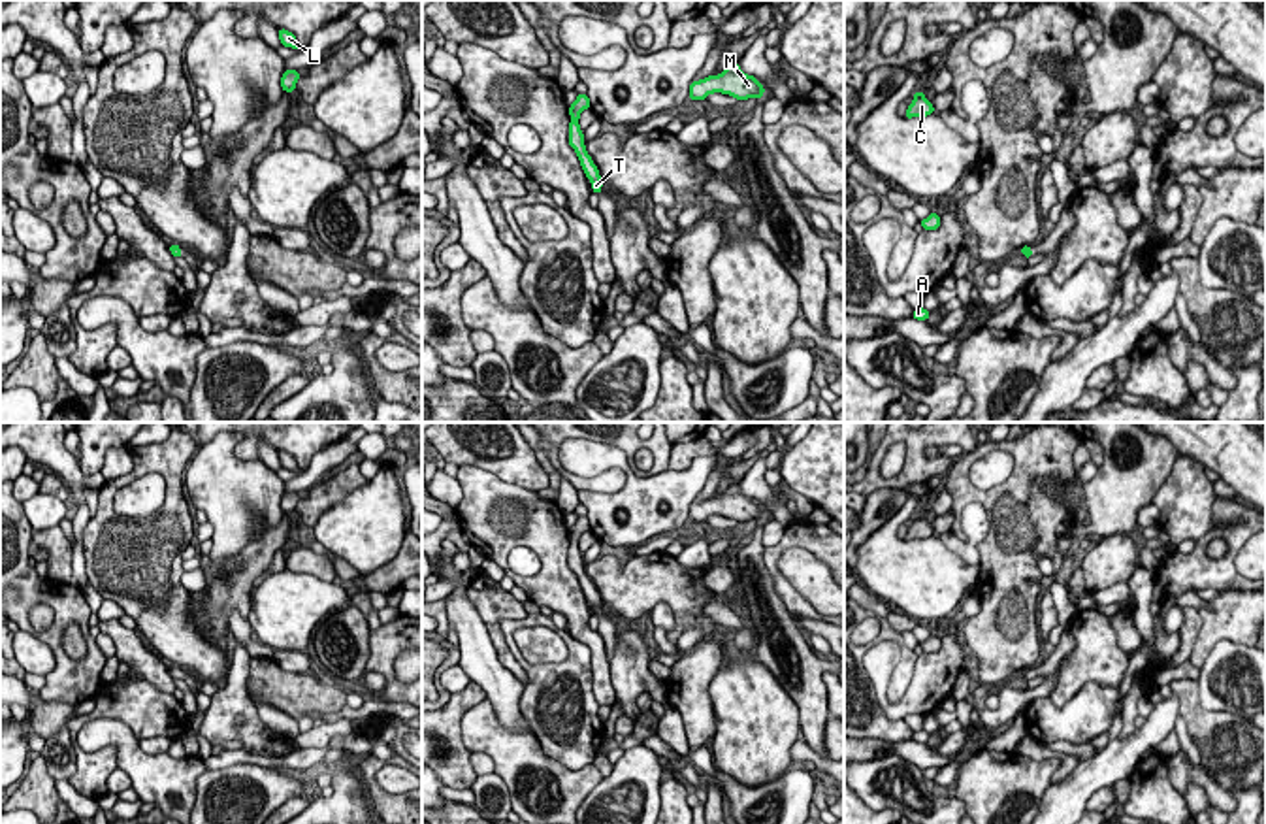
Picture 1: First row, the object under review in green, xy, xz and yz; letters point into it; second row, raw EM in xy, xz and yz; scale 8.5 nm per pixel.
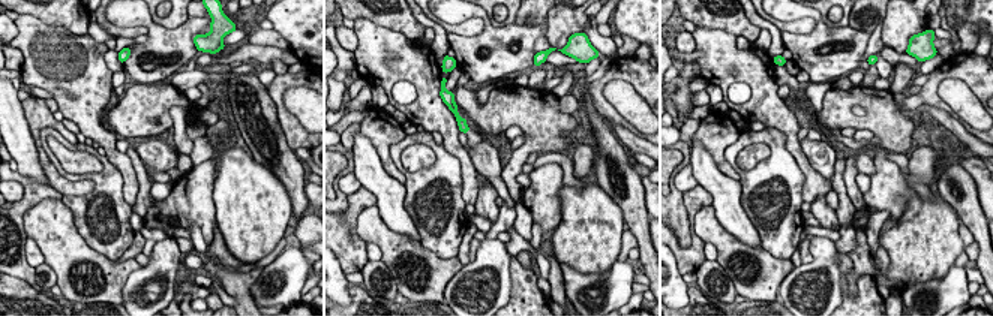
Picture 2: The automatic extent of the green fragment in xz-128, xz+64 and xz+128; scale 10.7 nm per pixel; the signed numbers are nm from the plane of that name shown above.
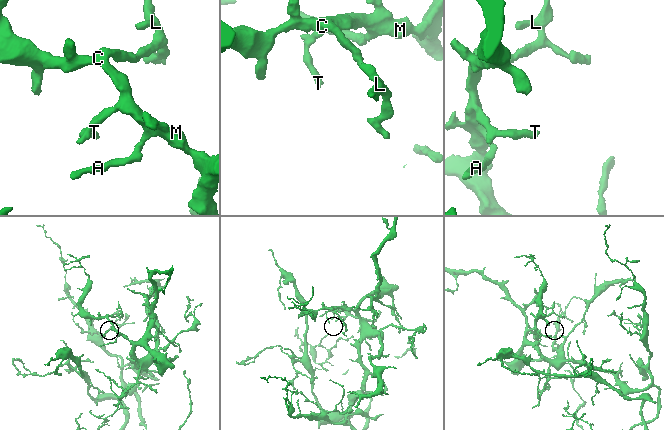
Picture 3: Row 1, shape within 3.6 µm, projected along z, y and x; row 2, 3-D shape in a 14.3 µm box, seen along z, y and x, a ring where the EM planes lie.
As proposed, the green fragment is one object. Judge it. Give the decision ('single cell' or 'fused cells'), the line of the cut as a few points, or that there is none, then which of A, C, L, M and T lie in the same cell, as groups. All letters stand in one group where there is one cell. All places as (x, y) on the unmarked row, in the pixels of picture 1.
single cell; no cut; A C L M T

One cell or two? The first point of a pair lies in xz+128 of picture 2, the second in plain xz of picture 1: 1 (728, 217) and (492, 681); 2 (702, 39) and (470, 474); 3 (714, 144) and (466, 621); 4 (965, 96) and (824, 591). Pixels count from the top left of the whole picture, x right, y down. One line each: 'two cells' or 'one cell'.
1: one cell
2: one cell
3: two cells
4: one cell

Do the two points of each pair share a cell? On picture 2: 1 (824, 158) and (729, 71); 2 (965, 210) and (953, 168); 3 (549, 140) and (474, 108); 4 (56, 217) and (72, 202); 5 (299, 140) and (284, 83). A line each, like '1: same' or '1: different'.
1: different
2: same
3: same
4: different
5: same

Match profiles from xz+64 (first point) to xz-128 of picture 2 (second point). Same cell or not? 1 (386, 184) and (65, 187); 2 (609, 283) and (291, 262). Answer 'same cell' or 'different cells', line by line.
1: different cells
2: same cell

